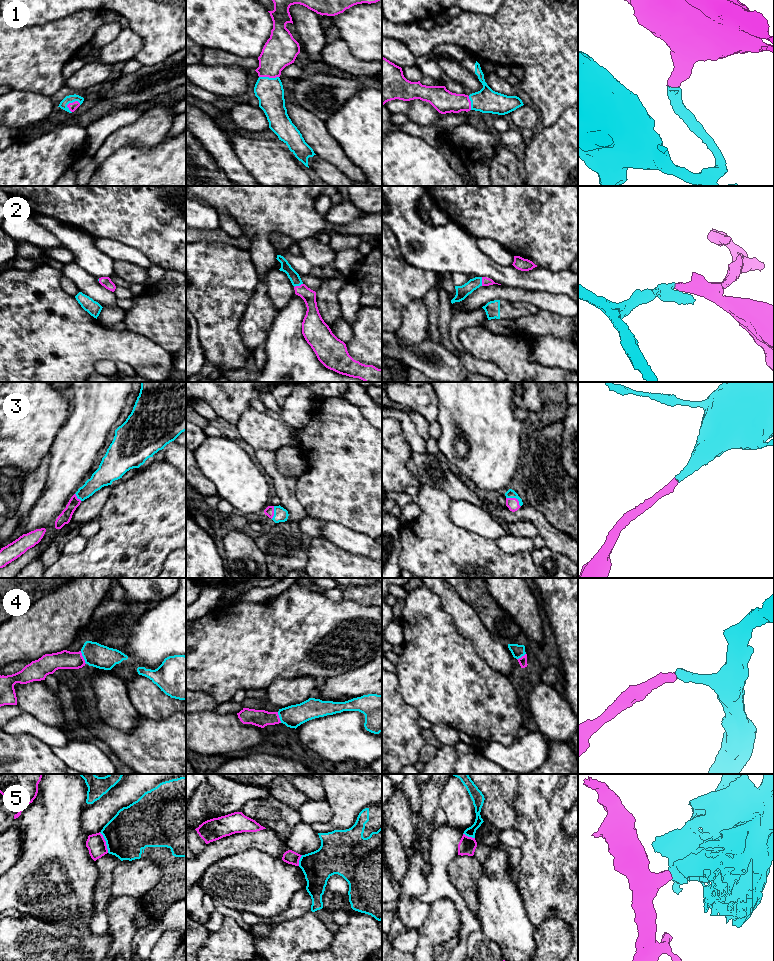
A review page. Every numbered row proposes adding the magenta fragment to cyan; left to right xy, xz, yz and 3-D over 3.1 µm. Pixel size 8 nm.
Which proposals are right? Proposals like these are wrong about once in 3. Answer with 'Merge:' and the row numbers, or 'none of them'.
Merge: 1, 2, 3, 4

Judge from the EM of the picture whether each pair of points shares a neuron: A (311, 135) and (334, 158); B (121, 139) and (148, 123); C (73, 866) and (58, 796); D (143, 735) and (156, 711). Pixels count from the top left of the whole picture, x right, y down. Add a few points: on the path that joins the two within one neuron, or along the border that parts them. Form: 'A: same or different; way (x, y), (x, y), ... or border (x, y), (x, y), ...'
A: same; way (317, 141), (328, 152)
B: same; way (128, 134), (141, 130)
C: same; way (58, 849), (58, 813)
D: different; border (175, 713), (161, 719), (148, 719), (140, 715)

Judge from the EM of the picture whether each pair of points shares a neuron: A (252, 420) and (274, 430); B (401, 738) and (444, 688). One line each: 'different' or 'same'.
A: same
B: different

